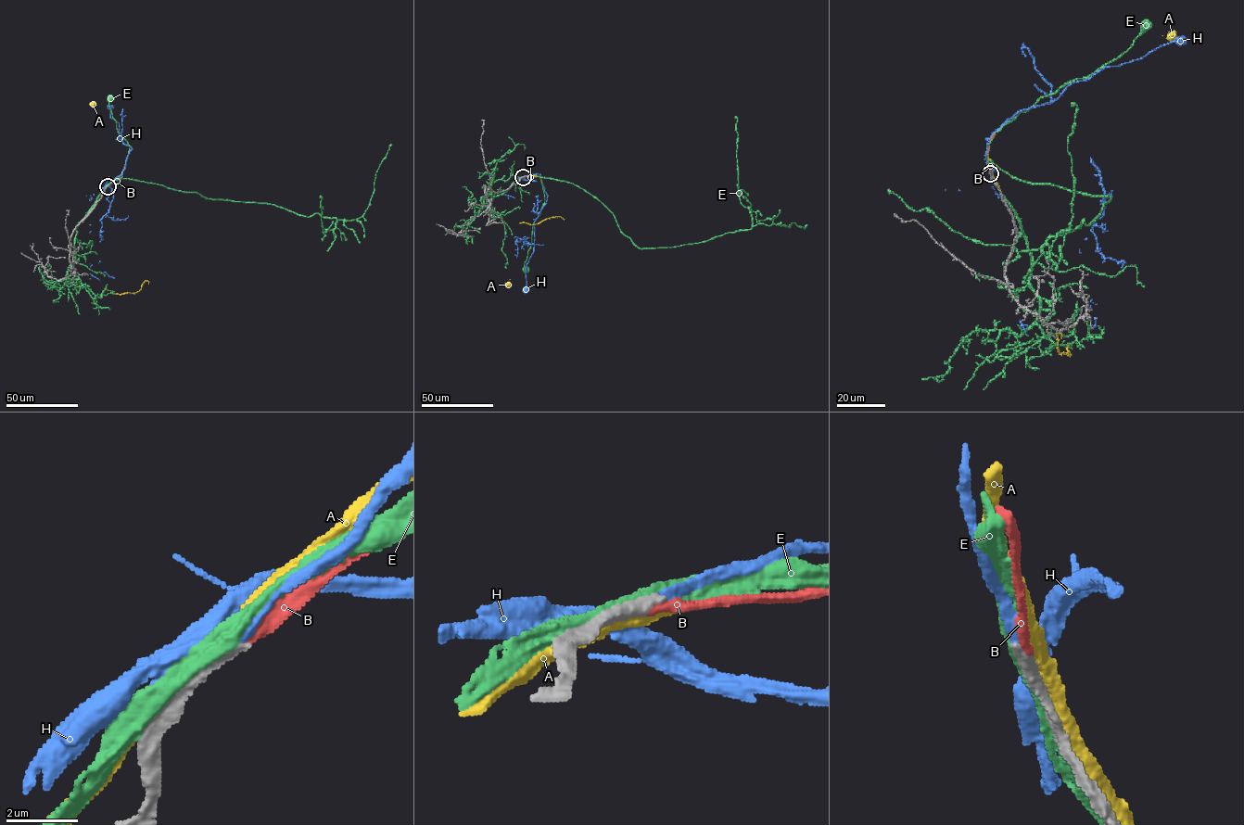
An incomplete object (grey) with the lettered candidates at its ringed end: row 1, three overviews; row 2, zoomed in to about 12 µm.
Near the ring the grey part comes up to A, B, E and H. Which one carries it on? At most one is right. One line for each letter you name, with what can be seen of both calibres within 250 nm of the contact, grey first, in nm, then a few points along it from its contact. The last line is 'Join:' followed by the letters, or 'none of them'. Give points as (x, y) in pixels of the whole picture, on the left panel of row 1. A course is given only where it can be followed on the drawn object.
B: Thickness 360 nm (grey) against 300 nm. Its course: (107, 186), (120, 174), (126, 162)
Join: B

